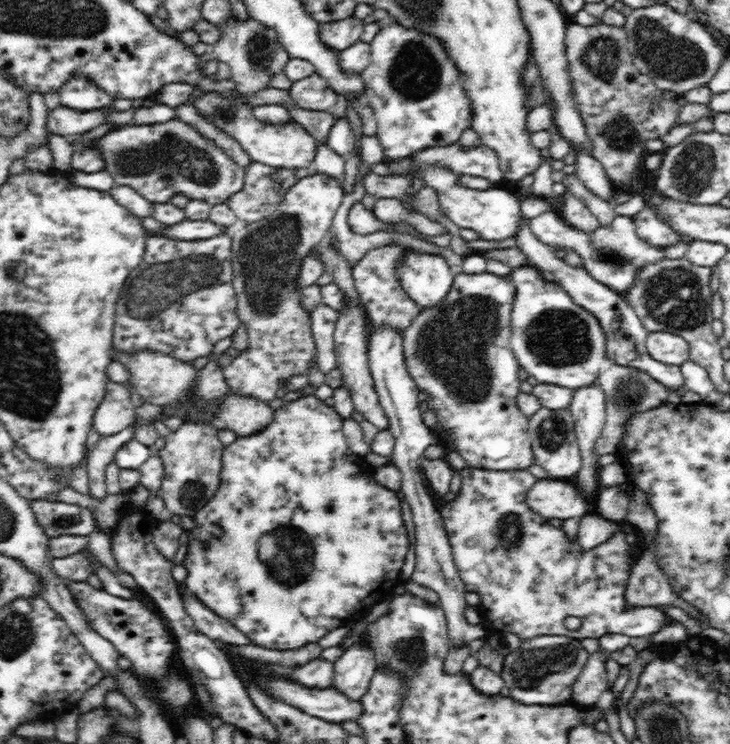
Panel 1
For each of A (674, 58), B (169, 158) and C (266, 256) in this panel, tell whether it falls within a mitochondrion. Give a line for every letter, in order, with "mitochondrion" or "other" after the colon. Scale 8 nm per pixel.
A: mitochondrion
B: mitochondrion
C: mitochondrion

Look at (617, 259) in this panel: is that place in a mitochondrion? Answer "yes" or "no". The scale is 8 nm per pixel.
yes

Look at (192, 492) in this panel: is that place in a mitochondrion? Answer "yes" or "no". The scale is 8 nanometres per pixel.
yes

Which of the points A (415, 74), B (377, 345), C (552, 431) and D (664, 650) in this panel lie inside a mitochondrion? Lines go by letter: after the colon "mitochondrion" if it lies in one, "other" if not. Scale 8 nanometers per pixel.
A: mitochondrion
B: other
C: mitochondrion
D: other

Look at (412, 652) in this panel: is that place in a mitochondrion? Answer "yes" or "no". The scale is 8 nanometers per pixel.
yes

